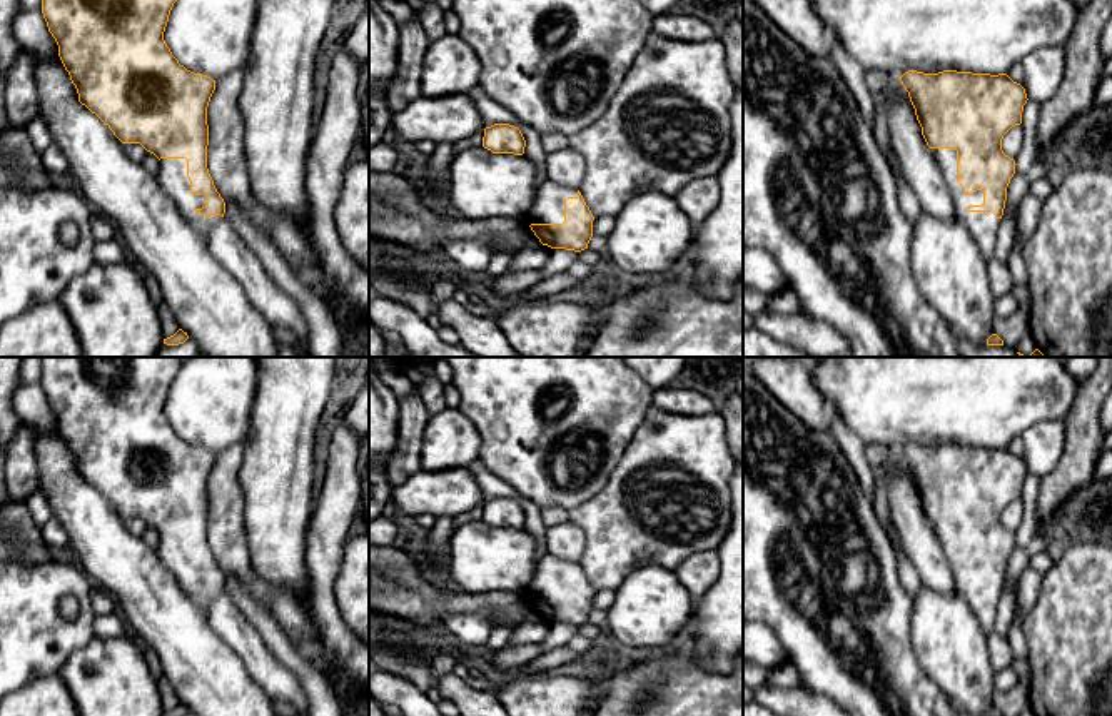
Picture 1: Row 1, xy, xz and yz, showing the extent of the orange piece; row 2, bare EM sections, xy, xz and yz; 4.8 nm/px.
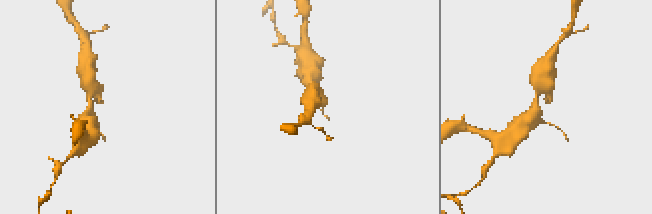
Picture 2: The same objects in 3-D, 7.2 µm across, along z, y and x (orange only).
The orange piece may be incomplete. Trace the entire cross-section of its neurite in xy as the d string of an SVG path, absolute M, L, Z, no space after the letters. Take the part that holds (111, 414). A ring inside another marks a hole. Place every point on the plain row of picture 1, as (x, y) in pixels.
M42 357L42 387L48 406L58 419L58 431L77 462L78 476L95 487L122 517L140 517L147 526L154 527L160 534L160 542L155 549L159 559L175 576L182 589L204 609L204 613L207 613L207 604L225 587L225 576L217 566L207 542L207 481L215 464L215 454L202 447L194 447L180 439L164 414L170 384L180 366L180 357Z

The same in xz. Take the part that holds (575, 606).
M554 556L536 562L526 598L543 619L581 626L593 611L593 587L581 566Z

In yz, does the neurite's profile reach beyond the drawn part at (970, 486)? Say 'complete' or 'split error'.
split error

